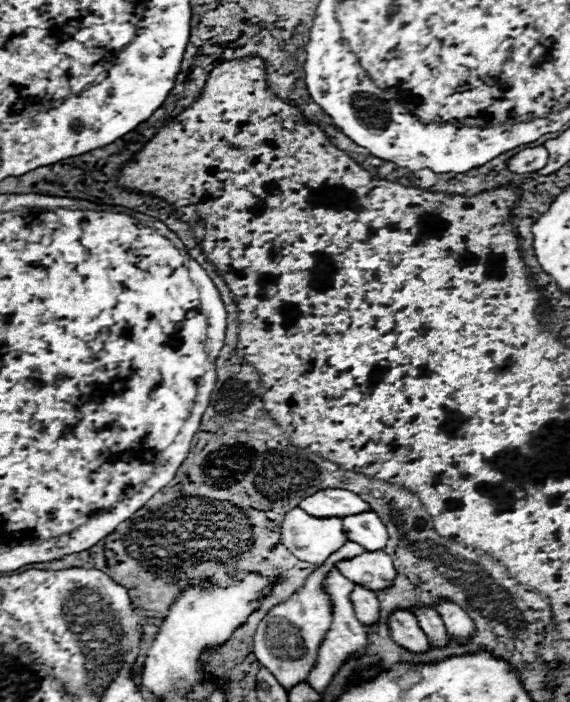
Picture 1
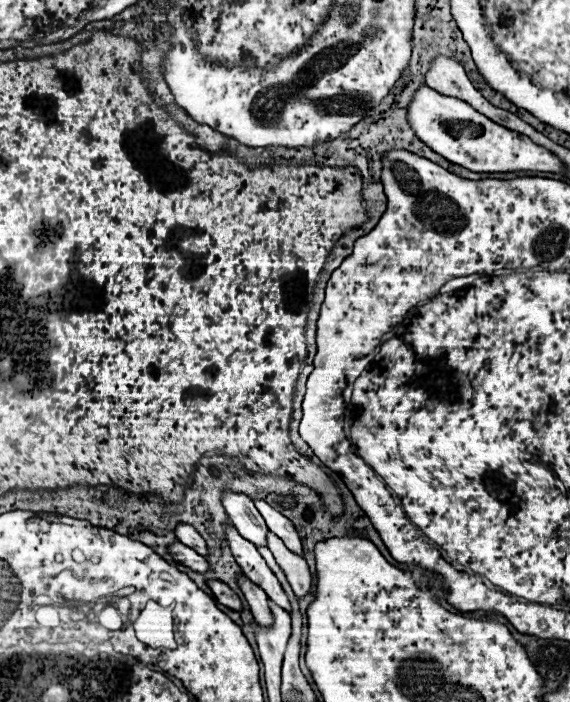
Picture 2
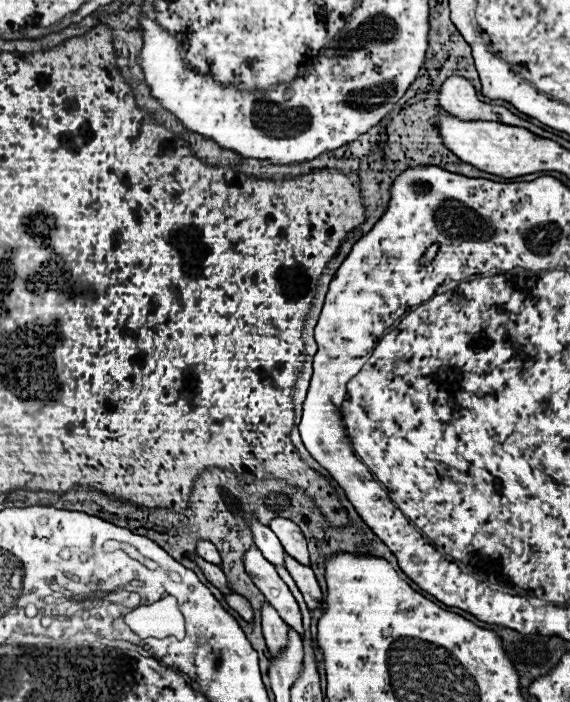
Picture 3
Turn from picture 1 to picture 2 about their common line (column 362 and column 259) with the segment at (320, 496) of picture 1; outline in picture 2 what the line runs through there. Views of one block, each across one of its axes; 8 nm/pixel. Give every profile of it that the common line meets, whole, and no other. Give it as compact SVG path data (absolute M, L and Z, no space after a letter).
M254 500L254 504L256 504L258 512L264 516L270 532L274 532L274 534L286 544L286 548L288 548L290 552L302 556L302 544L300 544L300 536L298 536L294 524L292 524L286 516L282 516L278 510L270 508L266 502Z

